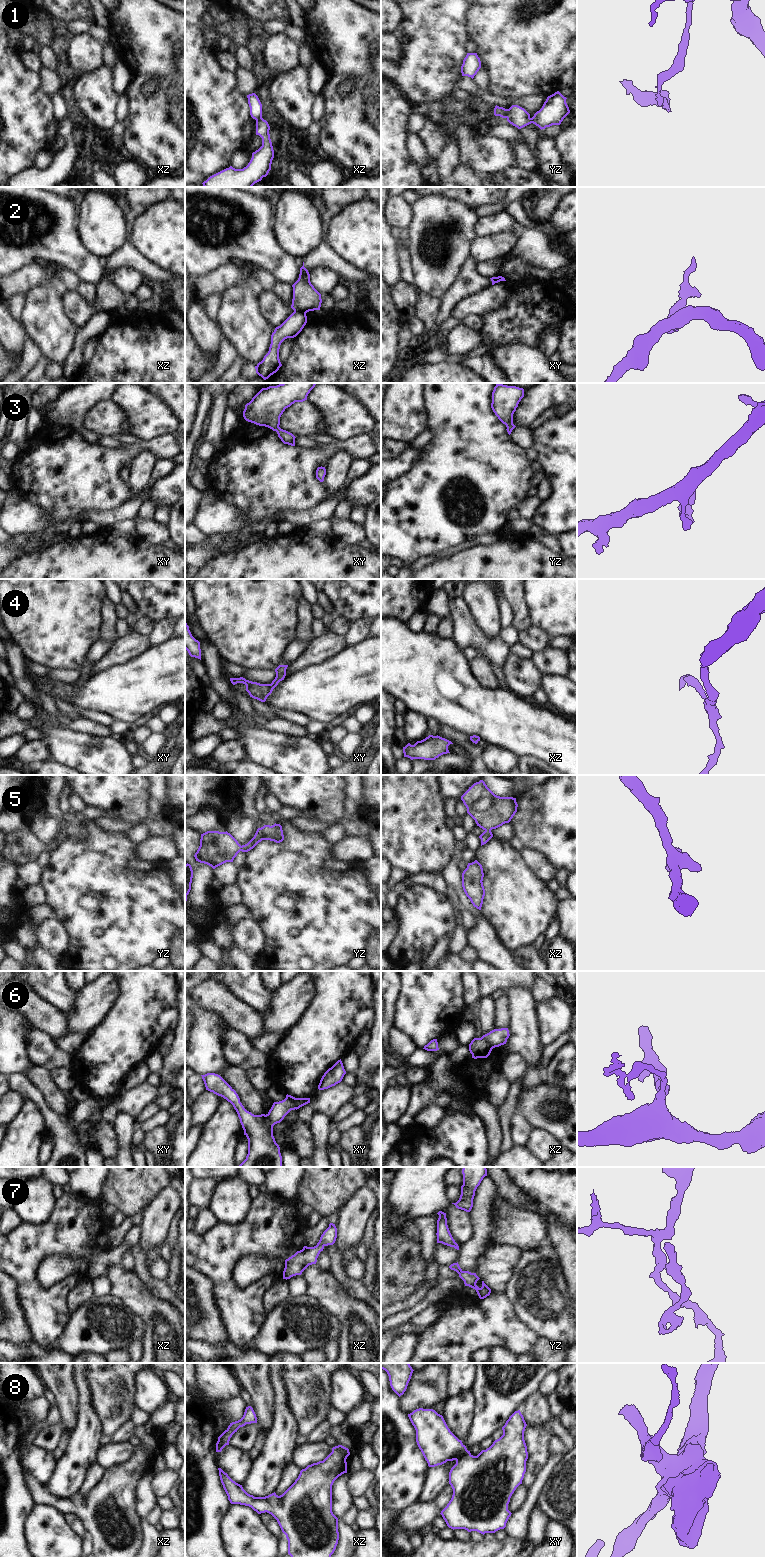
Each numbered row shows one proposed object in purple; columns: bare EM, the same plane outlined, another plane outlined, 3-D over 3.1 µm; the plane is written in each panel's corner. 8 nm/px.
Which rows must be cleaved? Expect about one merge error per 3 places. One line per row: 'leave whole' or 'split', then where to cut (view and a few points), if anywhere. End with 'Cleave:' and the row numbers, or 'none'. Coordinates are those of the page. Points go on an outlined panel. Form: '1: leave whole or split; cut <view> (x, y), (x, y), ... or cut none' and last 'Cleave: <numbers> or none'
1: split; cut yz (506, 109), (507, 117)
2: split; cut xz (294, 310), (300, 310), (305, 313)
3: leave whole; cut none
4: leave whole; cut none
5: leave whole; cut none
6: split; cut xy (286, 1097), (296, 1108)
7: leave whole; cut none
8: leave whole; cut none
Cleave: 1, 2, 6

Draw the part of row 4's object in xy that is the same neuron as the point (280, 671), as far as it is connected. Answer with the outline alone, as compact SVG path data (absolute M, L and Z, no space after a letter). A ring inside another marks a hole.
M279 665L276 669L276 677L271 684L260 684L257 682L252 682L246 680L243 677L240 678L230 678L233 685L237 683L243 683L246 685L246 691L249 693L250 697L257 699L261 702L265 702L267 697L272 693L273 689L278 685L278 683L284 680L286 676L286 669L288 665Z

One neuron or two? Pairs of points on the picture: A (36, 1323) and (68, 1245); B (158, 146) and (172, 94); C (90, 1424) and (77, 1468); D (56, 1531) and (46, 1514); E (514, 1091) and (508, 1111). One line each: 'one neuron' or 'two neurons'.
A: one neuron
B: one neuron
C: one neuron
D: one neuron
E: one neuron

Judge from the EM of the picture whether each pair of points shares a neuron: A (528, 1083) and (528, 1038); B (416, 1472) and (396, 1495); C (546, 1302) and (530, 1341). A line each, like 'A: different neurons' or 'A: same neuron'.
A: same neuron
B: same neuron
C: different neurons

